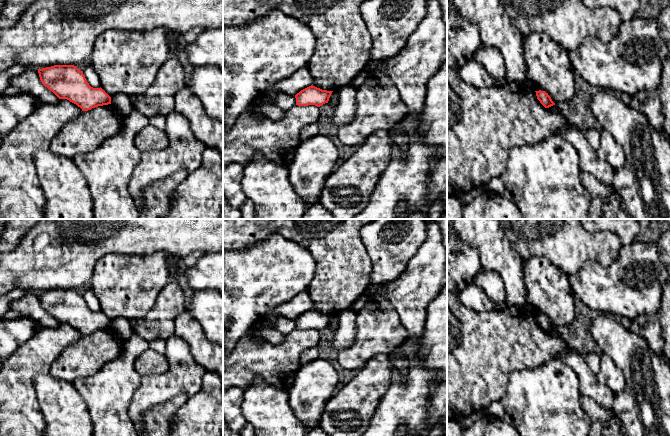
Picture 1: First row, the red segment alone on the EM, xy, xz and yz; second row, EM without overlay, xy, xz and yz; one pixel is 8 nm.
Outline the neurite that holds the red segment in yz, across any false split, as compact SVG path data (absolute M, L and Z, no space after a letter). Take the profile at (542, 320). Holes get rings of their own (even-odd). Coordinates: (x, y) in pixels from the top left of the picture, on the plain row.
M539 314L539 315L535 315L535 316L536 316L537 323L540 325L540 327L545 332L549 332L549 331L555 329L555 327L552 325L551 321L545 315Z

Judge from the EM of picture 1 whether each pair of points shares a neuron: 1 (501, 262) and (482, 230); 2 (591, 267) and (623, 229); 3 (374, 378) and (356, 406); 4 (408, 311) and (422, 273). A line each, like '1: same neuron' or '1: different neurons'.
1: same neuron
2: different neurons
3: same neuron
4: same neuron

